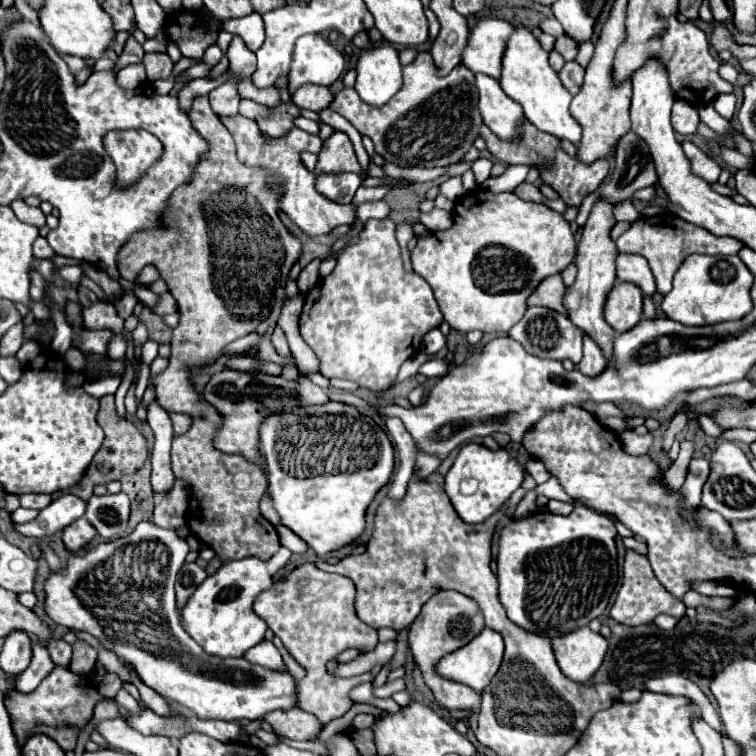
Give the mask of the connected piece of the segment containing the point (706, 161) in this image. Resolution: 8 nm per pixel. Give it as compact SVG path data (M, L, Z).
M683 141L683 151L685 151L685 155L689 157L689 161L691 161L691 171L693 171L695 175L703 177L703 179L709 181L709 183L713 183L713 181L719 179L721 167L717 169L717 163L715 163L711 157L707 157L697 145L693 145L691 141Z

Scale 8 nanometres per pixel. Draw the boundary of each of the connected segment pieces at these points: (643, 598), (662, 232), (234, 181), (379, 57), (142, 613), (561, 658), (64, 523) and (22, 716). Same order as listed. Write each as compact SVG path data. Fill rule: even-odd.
M627 549L625 553L625 563L623 563L623 585L617 593L617 599L611 607L611 617L623 625L635 627L635 625L643 625L643 623L651 623L655 619L655 615L667 613L673 617L683 617L685 615L685 605L681 599L669 595L663 585L657 581L655 573L651 571L649 559L645 555L639 555L633 549Z
M657 215L657 217L641 217L637 219L619 239L617 239L617 249L619 253L637 253L643 255L657 281L657 293L665 295L671 289L671 279L691 253L705 253L705 255L737 255L737 251L743 247L741 241L733 237L717 237L709 233L703 227L697 227L693 223L687 223L675 215Z
M207 95L197 97L189 111L189 117L193 121L193 127L209 141L209 153L205 155L205 165L201 165L201 173L197 173L197 177L193 177L189 185L177 189L177 197L173 197L173 215L177 217L177 225L181 225L181 229L185 229L187 233L181 233L181 237L177 237L177 233L137 233L137 237L133 237L133 241L129 241L125 249L121 249L117 265L121 269L123 279L135 281L141 269L153 263L179 305L181 323L173 331L169 367L161 375L153 377L151 383L157 389L155 399L165 411L187 413L193 421L191 429L187 431L187 457L171 457L175 477L185 481L189 487L189 531L199 539L199 543L211 547L221 561L241 559L247 555L271 557L281 547L279 535L275 527L267 519L263 519L257 509L259 499L265 493L267 479L263 471L257 465L245 461L245 457L229 455L213 447L213 439L223 425L223 417L209 401L205 401L203 393L195 389L191 367L203 369L213 365L231 341L253 331L253 321L261 323L267 319L275 303L281 301L277 285L287 285L289 271L301 255L301 243L279 221L277 195L269 187L273 179L269 179L267 173L261 173L261 169L251 169L239 163L235 155L233 137L225 129L225 125L221 125L213 109L209 109Z
M391 45L365 49L357 61L355 91L373 107L385 105L403 85L401 63Z
M139 523L137 529L125 539L115 539L99 543L97 547L83 553L71 555L67 567L55 573L45 583L45 611L53 621L75 631L87 631L95 635L105 649L117 653L123 661L129 661L139 673L141 681L155 689L165 699L179 703L195 713L199 719L221 719L221 721L241 721L259 719L275 709L297 707L297 685L289 673L271 671L253 665L245 659L221 659L207 655L197 641L189 637L179 621L175 609L175 575L181 569L189 547L185 539L175 535L175 529L161 529L153 523ZM149 569L159 575L157 581L149 579Z
M589 627L557 637L551 643L561 671L577 683L587 683L597 673L609 649L609 641Z
M67 493L51 501L43 511L39 511L37 519L33 519L31 523L19 525L17 531L27 537L43 539L43 537L51 537L63 531L65 527L69 527L73 521L77 521L83 515L85 515L85 501Z
M55 665L53 671L41 681L41 685L31 691L31 693L19 693L19 691L9 691L5 697L5 707L11 717L11 727L17 737L19 747L25 743L25 739L31 735L31 731L39 725L49 727L77 727L83 729L87 721L93 715L95 703L101 699L101 695L91 689L85 693L83 689L77 689L77 677L63 665Z

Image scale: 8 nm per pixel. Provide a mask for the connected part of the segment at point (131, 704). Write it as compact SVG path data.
M119 689L119 693L115 695L115 701L117 701L121 707L125 707L129 713L131 713L131 711L135 713L135 709L137 709L137 699L133 699L125 689Z

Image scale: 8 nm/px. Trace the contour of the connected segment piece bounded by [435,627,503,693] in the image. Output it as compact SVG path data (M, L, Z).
M485 627L477 639L439 659L435 673L481 693L497 673L501 659L503 637L497 631Z

